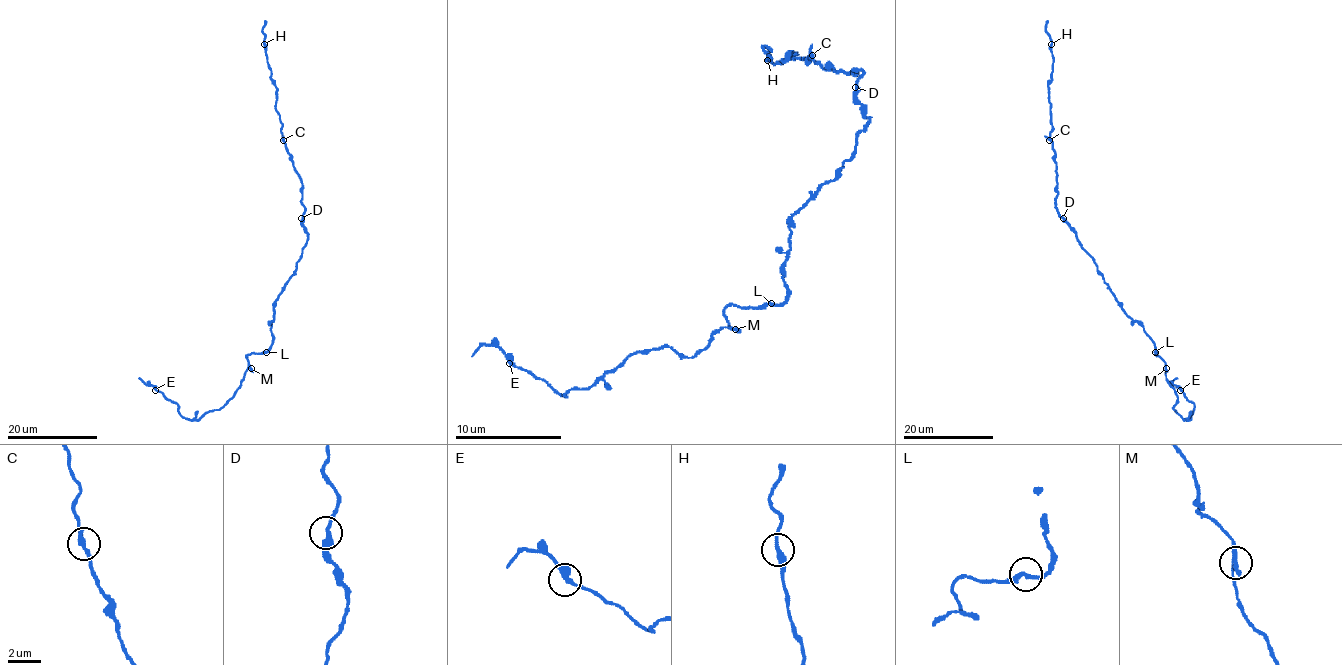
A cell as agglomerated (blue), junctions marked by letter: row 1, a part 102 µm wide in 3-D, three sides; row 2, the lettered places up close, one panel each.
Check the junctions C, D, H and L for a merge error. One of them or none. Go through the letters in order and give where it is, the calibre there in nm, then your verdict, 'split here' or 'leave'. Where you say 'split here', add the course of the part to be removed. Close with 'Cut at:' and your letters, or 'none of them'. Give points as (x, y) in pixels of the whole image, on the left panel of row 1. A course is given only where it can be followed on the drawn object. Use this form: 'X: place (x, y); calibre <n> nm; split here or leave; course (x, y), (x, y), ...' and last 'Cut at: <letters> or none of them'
C: place (283, 140); calibre 280 nm; leave
D: place (301, 218); calibre 300 nm; leave
H: place (264, 44); calibre 260 nm; leave
L: place (266, 352); calibre 280 nm; split here; course (265, 352), (248, 354), (244, 378), (235, 394), (219, 409), (198, 419), (184, 418), (177, 404), (139, 377)
Cut at: L

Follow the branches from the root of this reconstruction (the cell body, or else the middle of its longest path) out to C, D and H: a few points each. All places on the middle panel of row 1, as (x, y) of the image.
C: (823, 185), (852, 153), (868, 116), (855, 98), (863, 74), (823, 68), (812, 55)
D: (823, 185), (836, 175), (852, 153), (855, 137), (868, 124), (868, 116), (855, 98), (855, 87)
H: (823, 185), (868, 124), (855, 98), (863, 74), (823, 68), (794, 52), (780, 63), (767, 60)

